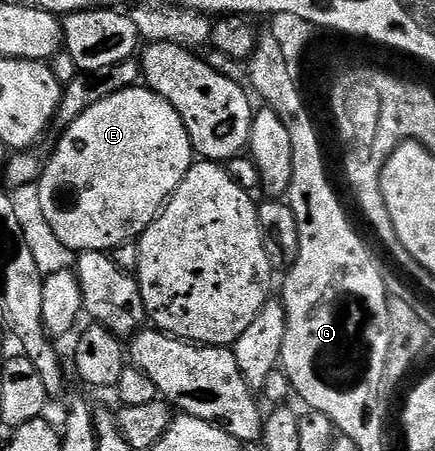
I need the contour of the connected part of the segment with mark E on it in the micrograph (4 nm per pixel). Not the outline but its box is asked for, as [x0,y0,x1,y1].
[37,87,193,253]

